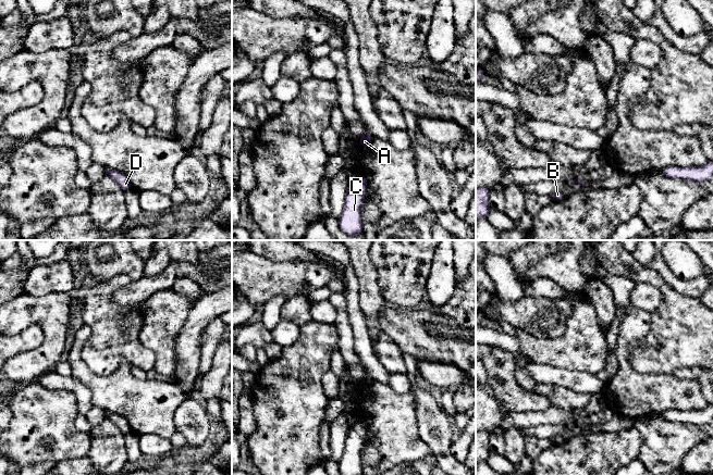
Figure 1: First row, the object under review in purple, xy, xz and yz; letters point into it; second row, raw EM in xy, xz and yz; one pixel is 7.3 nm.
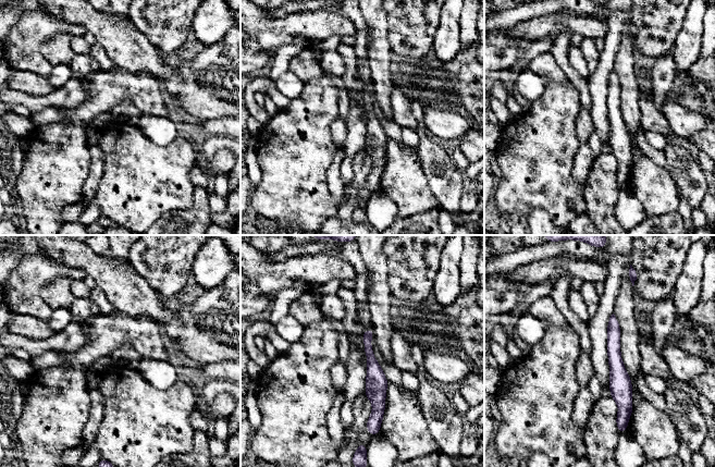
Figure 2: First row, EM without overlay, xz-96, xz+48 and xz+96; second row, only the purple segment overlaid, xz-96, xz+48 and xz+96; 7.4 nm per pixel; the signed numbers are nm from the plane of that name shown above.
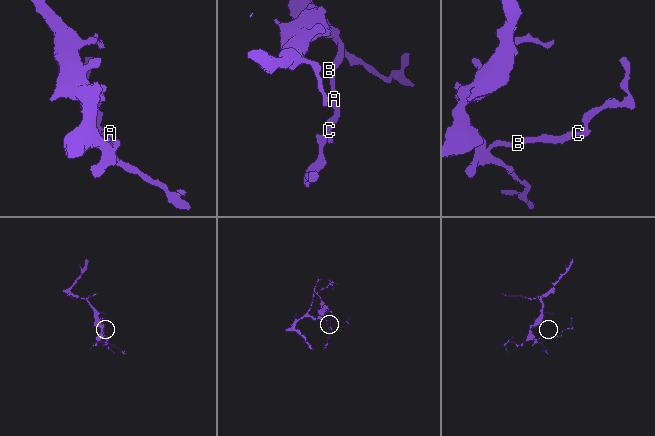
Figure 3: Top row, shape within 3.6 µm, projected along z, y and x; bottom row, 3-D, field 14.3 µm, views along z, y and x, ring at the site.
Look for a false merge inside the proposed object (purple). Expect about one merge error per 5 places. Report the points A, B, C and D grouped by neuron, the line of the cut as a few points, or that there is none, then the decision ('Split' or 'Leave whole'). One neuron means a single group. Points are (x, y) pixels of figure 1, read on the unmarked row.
Groups: A B C D. No split. Leave whole

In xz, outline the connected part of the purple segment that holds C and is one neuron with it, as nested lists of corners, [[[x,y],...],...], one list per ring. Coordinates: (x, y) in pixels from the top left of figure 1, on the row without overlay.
[[[367,420],[357,422],[349,427],[342,459],[339,461],[339,470],[342,475],[364,475],[361,468],[361,450],[365,446],[367,433]]]

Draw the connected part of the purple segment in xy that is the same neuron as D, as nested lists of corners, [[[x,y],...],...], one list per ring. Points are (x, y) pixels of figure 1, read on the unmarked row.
[[[106,412],[106,417],[109,417],[120,428],[124,436],[132,433],[132,428],[125,417],[110,412]]]

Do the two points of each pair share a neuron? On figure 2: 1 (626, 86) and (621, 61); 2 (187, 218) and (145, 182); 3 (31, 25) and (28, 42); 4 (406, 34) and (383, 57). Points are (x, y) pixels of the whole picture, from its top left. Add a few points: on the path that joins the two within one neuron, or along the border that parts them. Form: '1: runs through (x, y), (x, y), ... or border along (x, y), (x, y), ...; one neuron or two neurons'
1: runs through (626, 80), (625, 68); one neuron
2: border along (194, 191), (187, 208), (167, 211), (155, 222); two neurons
3: runs through (31, 29), (28, 38); one neuron
4: border along (386, 24), (386, 37), (392, 50); two neurons

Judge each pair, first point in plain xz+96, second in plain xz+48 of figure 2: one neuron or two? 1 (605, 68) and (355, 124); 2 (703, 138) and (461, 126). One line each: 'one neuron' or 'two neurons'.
1: one neuron
2: two neurons

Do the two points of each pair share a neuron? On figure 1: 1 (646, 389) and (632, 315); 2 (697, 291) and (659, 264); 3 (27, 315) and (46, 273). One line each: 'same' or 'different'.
1: same
2: same
3: different

